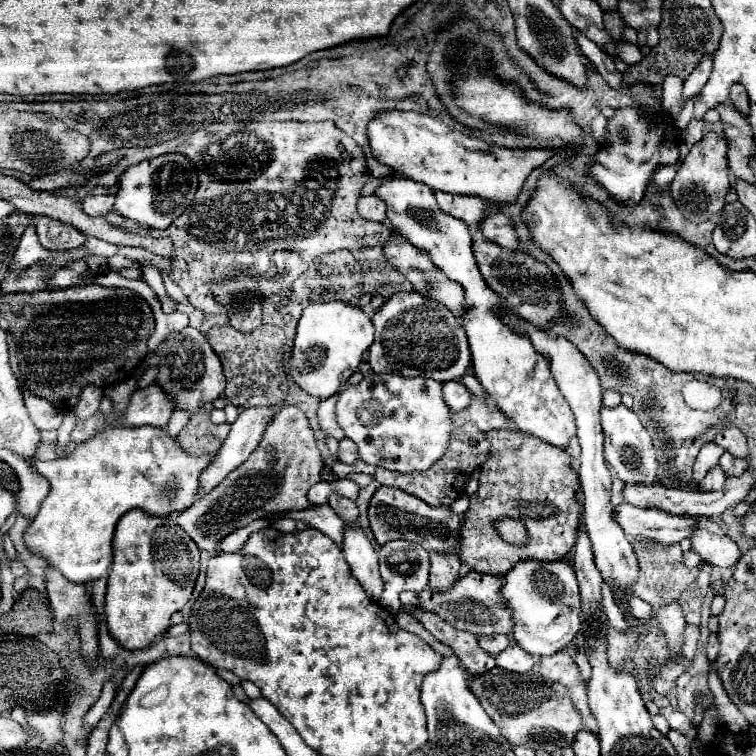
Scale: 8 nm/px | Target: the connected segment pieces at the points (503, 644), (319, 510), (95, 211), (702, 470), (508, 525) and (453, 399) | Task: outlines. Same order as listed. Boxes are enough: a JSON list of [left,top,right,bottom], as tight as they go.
[[479,635,511,655],[291,505,345,547],[81,195,113,217],[693,443,723,485],[497,519,527,545],[443,381,471,413]]

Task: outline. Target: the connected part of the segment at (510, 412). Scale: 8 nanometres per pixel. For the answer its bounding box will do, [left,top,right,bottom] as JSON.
[375,175,577,449]

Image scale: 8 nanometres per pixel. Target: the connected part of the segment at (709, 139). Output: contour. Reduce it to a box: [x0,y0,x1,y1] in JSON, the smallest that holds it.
[671,131,731,223]

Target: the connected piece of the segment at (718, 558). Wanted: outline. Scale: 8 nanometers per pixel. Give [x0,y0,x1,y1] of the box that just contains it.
[689,517,739,567]

